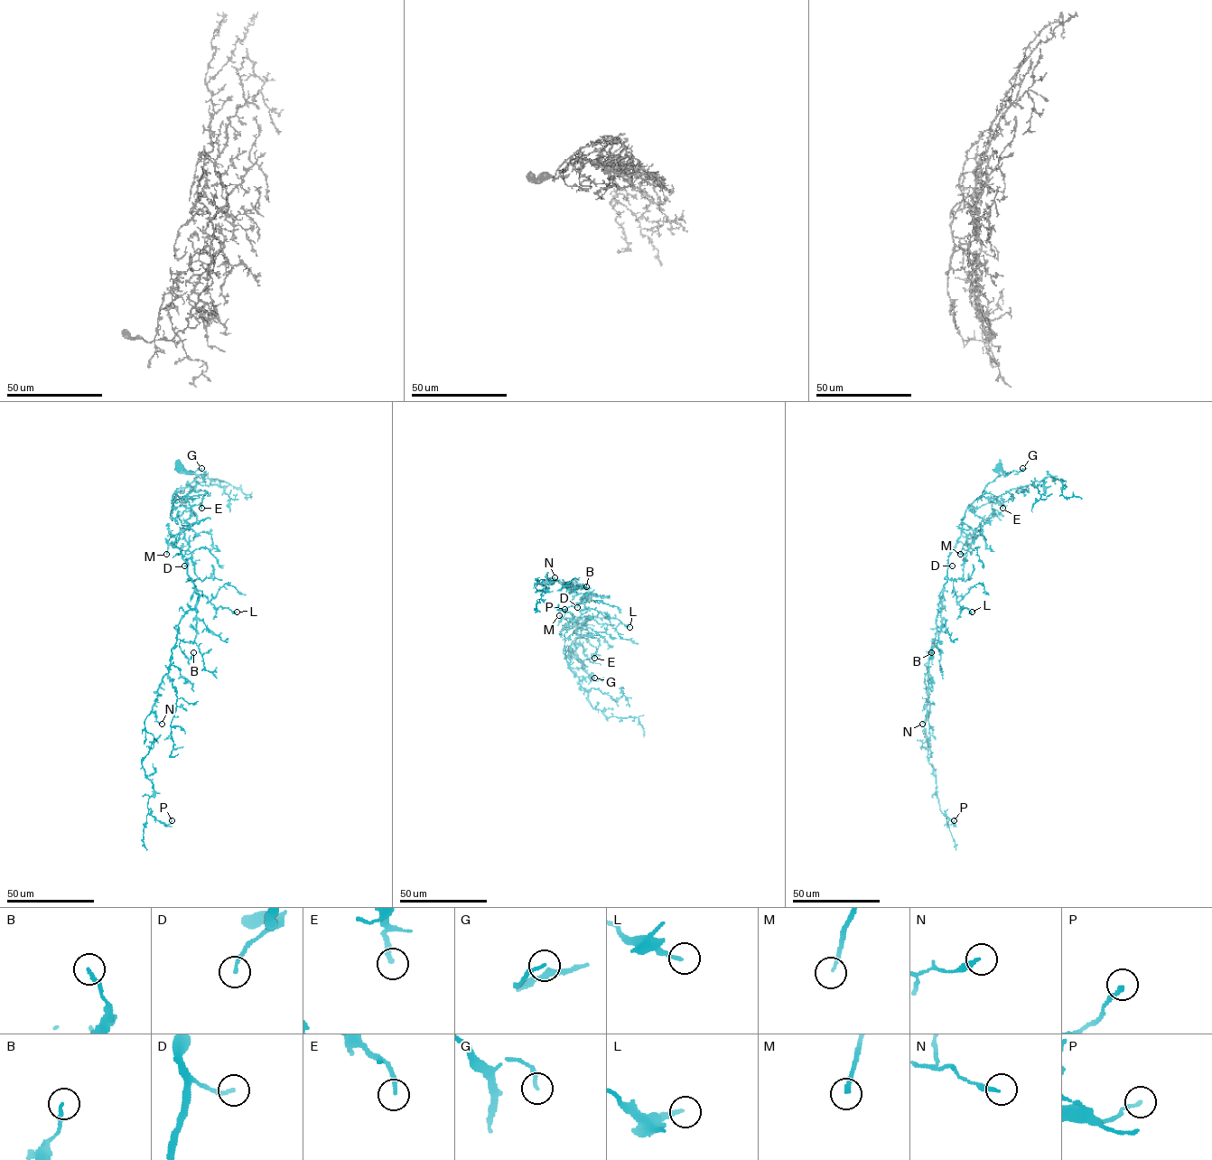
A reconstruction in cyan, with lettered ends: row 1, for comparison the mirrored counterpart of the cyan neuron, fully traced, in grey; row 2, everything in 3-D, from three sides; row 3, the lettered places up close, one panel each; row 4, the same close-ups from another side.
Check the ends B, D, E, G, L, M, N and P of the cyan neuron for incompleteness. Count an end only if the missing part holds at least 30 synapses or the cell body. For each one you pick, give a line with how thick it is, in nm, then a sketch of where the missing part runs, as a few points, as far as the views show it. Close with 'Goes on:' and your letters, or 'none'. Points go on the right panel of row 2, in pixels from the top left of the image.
D: 170 nm | (952, 565), (955, 576), (947, 584), (945, 594), (952, 596), (949, 612)
E: 200 nm | (1002, 508), (995, 536), (1004, 561), (1002, 577), (1009, 584), (1005, 602)
M: 170 nm | (960, 554), (927, 643), (926, 663), (929, 678), (921, 683)
Goes on: D, E, M

